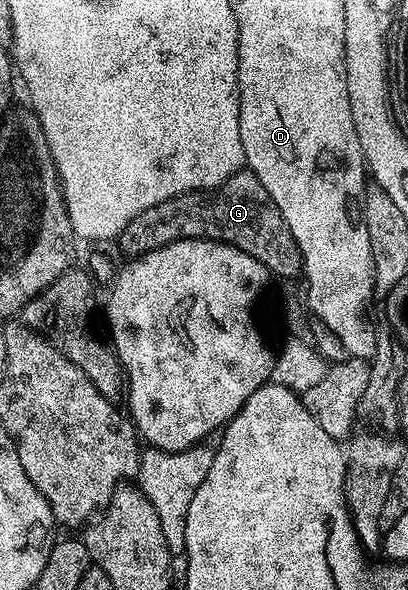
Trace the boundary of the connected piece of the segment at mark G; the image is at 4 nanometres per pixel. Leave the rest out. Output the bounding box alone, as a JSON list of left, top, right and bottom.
[118,169,302,281]

